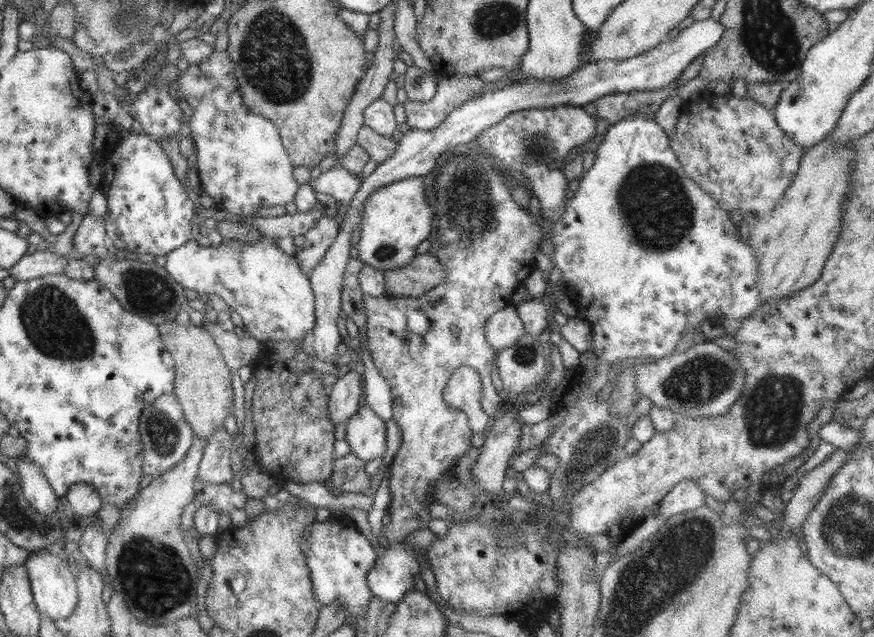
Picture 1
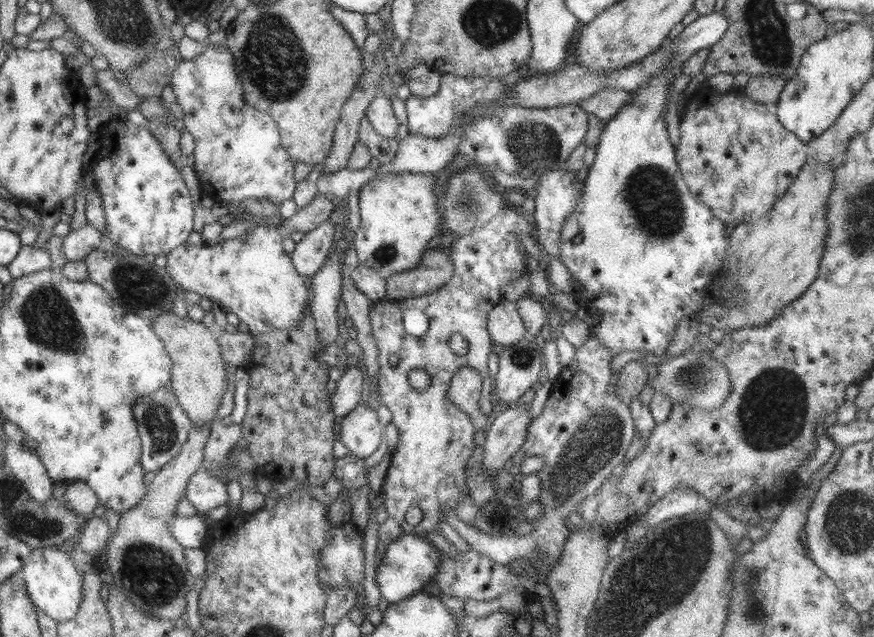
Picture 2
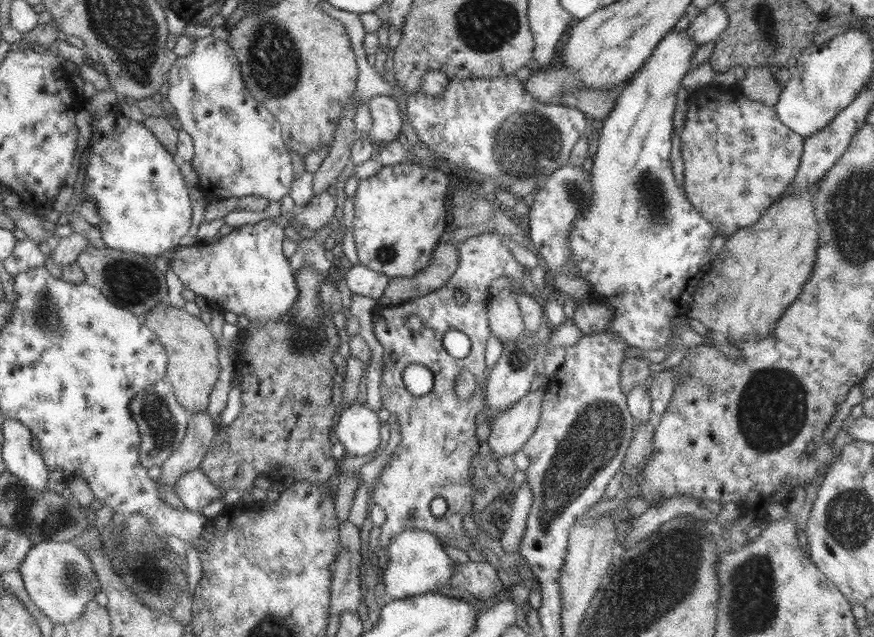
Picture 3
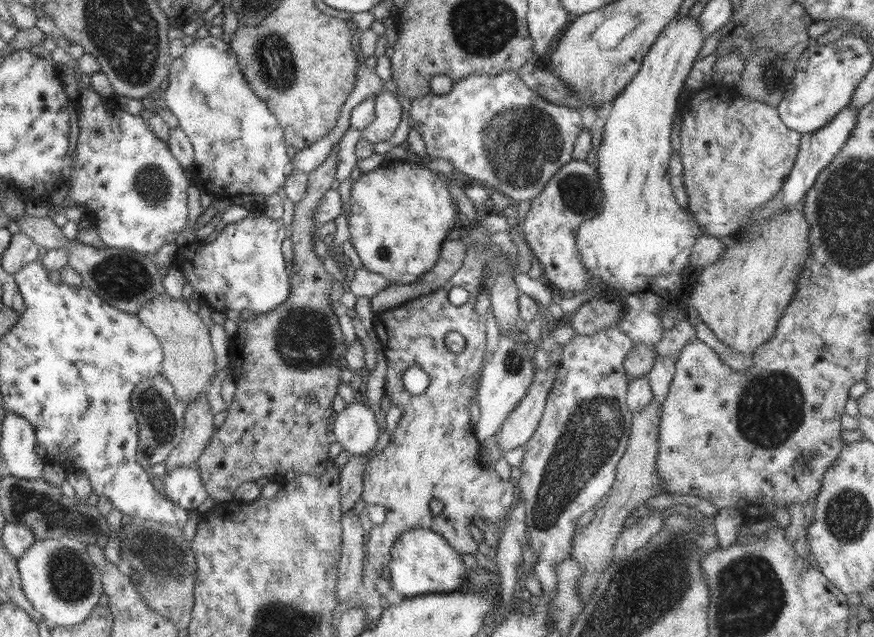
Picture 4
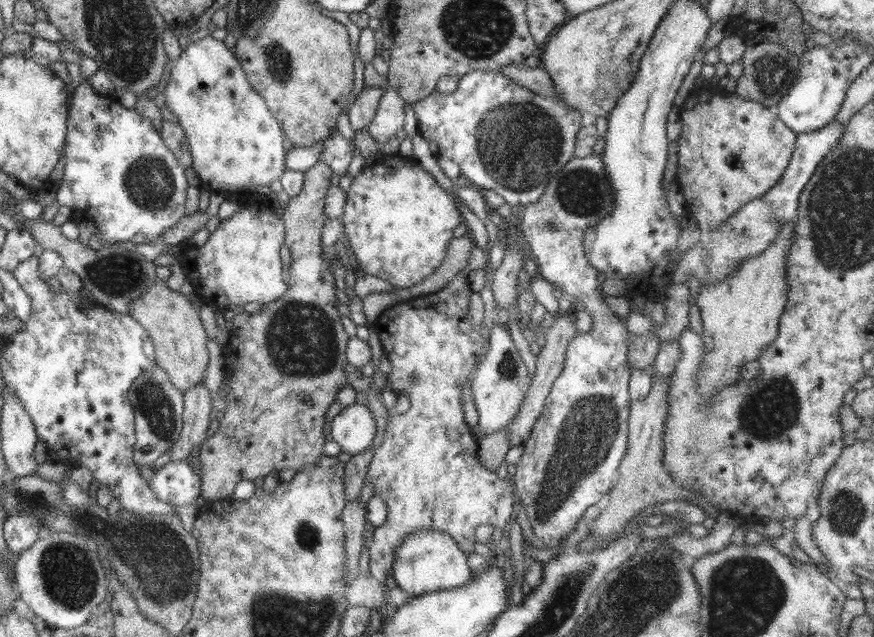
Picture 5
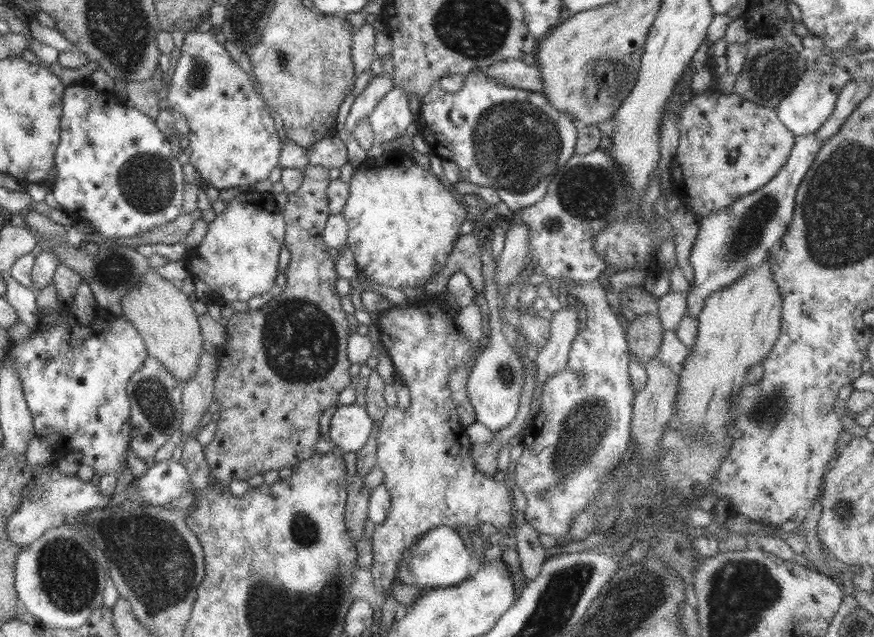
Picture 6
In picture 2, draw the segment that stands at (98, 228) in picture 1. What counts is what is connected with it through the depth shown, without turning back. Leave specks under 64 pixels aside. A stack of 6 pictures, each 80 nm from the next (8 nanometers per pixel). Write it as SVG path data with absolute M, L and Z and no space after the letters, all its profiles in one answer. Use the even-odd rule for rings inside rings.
M87 222L81 228L71 230L63 238L61 251L68 261L83 260L89 252L107 248L102 237L100 231Z

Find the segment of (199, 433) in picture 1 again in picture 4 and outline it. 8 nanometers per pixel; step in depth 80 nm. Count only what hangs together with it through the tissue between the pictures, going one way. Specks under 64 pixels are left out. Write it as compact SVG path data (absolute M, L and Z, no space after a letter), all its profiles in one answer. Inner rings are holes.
M166 292L152 297L138 309L136 315L159 339L163 350L162 373L173 386L178 400L190 404L200 394L205 393L216 372L216 358L210 342L210 325L188 309L182 298L175 299Z

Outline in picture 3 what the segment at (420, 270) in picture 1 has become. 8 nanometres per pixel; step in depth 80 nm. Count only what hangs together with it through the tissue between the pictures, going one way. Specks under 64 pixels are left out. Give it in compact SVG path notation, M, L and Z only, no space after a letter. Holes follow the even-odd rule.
M450 242L438 243L428 268L414 273L414 276L390 277L377 304L398 305L442 288L450 280L458 265L459 250Z

